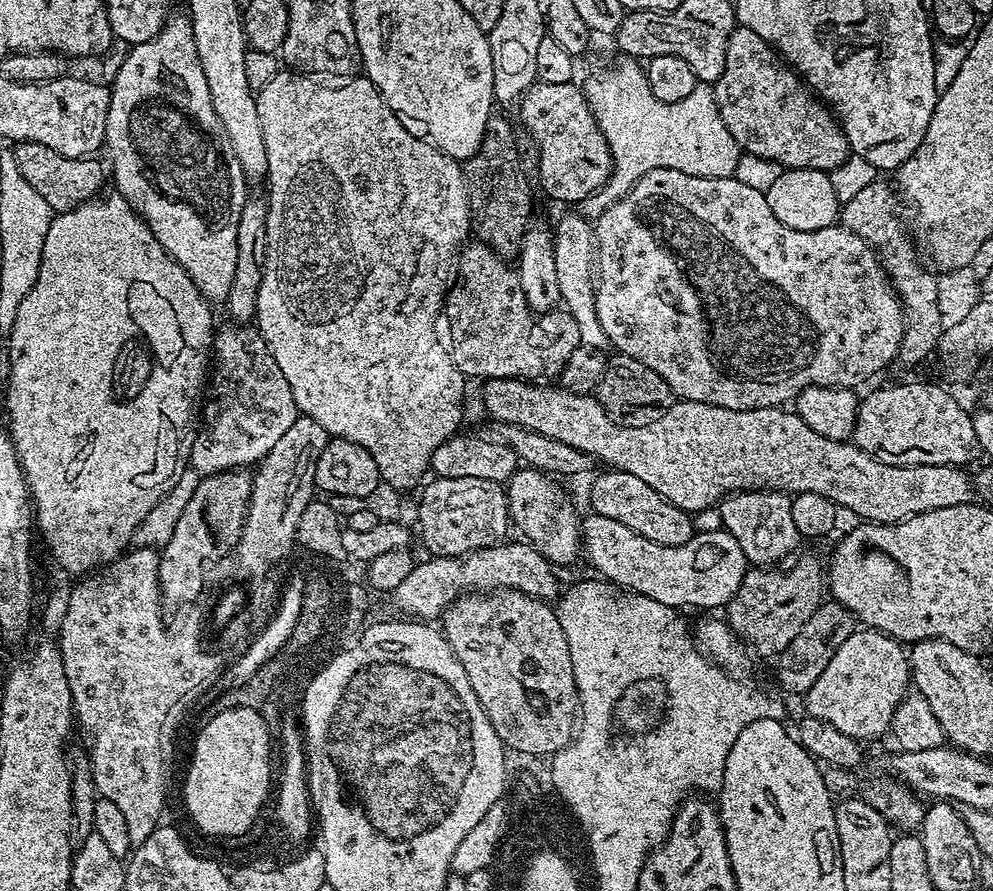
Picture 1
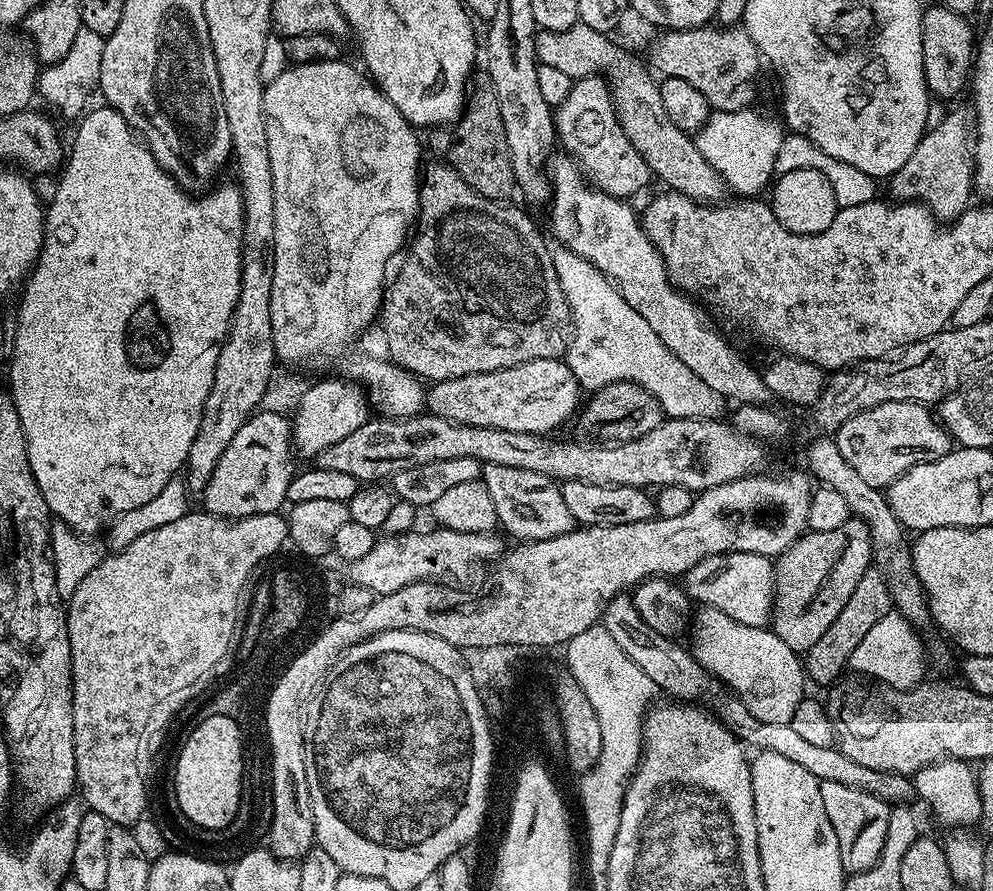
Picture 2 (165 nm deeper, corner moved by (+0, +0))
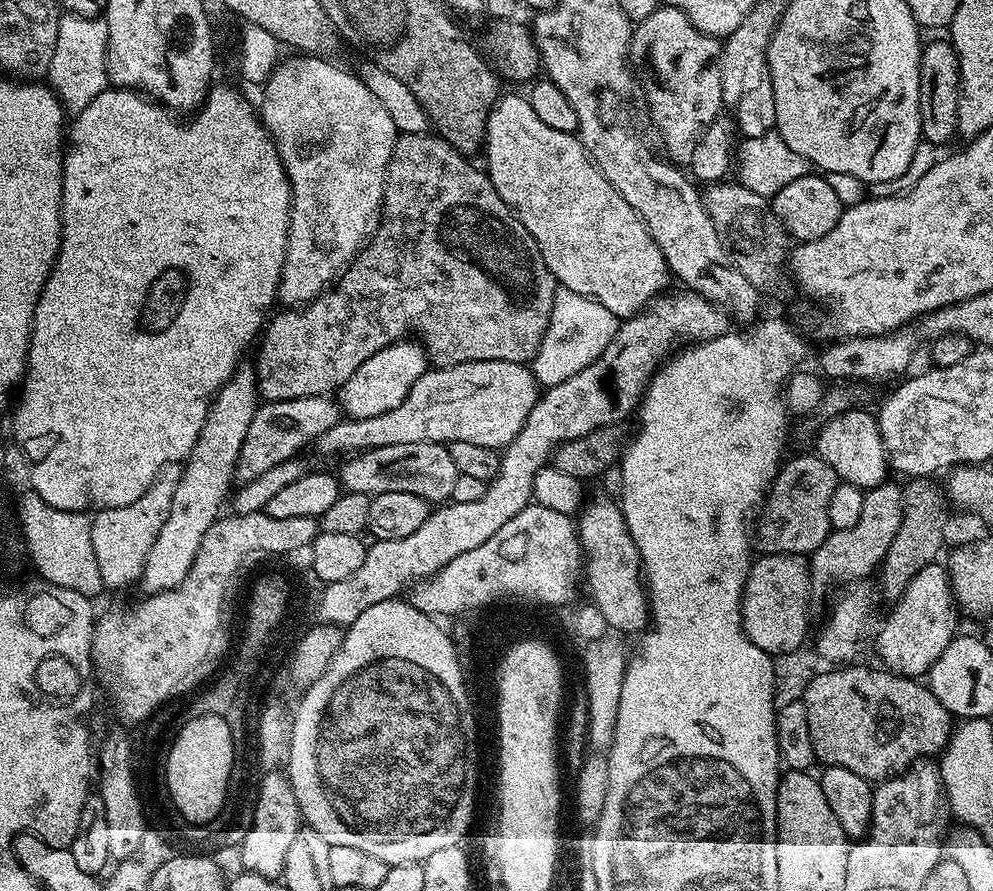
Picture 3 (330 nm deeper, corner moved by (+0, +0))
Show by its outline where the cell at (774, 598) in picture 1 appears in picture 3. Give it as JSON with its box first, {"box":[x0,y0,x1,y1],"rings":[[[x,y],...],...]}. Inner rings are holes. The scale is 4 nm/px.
{"box":[810,482,902,596],"rings":[[[885,482],[877,488],[865,491],[862,502],[862,515],[850,530],[833,530],[829,532],[826,542],[818,546],[818,550],[810,553],[811,595],[820,596],[827,588],[859,585],[865,578],[877,571],[886,558],[886,550],[890,550],[890,542],[894,542],[894,534],[898,534],[898,526],[902,526],[902,487],[899,483]]]}

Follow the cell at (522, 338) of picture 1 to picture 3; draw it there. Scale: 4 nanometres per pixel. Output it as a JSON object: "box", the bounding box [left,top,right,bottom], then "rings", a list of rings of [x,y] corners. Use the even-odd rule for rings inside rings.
{"box":[254,132,558,401],"rings":[[[402,132],[397,135],[384,179],[384,203],[378,213],[378,223],[370,239],[363,245],[362,251],[340,273],[334,286],[321,292],[309,304],[292,306],[287,310],[280,310],[284,311],[280,313],[277,311],[267,321],[259,337],[260,353],[257,354],[256,360],[254,359],[254,367],[256,387],[265,401],[293,400],[335,393],[346,382],[346,378],[350,378],[350,374],[354,374],[354,370],[358,370],[358,366],[366,362],[366,358],[378,354],[378,350],[390,346],[395,341],[405,339],[409,334],[415,334],[418,337],[419,343],[423,344],[428,354],[429,361],[438,368],[448,368],[451,364],[464,364],[468,360],[501,360],[519,364],[528,364],[534,360],[550,322],[551,308],[554,306],[558,285],[538,250],[538,242],[530,238],[530,230],[526,230],[526,226],[522,226],[516,213],[511,212],[506,202],[502,202],[498,190],[494,190],[490,182],[487,171],[483,167],[475,168],[472,163],[469,157],[454,150],[454,146],[447,144],[439,134]]]}

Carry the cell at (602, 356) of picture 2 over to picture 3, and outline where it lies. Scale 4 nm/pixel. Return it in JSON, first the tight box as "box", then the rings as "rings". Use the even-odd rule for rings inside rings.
{"box":[530,287,619,388],"rings":[[[557,287],[546,334],[530,364],[537,383],[544,388],[561,385],[578,374],[579,370],[584,370],[606,350],[619,328],[619,321],[619,317],[611,314],[598,301],[578,295],[568,288]]]}

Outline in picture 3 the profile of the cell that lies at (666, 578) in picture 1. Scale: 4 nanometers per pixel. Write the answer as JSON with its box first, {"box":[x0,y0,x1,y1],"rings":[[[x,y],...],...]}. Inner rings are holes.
{"box":[740,553,811,658],"rings":[[[765,553],[753,561],[744,587],[744,598],[740,601],[740,613],[744,619],[744,633],[754,646],[775,658],[805,645],[808,630],[808,600],[811,597],[811,565],[802,555]]]}

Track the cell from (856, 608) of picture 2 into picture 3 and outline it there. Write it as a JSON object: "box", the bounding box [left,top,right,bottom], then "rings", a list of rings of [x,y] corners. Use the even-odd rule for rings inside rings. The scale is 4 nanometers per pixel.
{"box":[878,478,950,602],"rings":[[[912,478],[902,487],[902,526],[886,550],[886,558],[878,569],[880,576],[879,595],[884,595],[888,602],[899,600],[900,595],[910,586],[914,574],[926,566],[937,563],[940,551],[946,548],[945,527],[950,515],[950,501],[945,489],[936,485],[932,478]]]}

